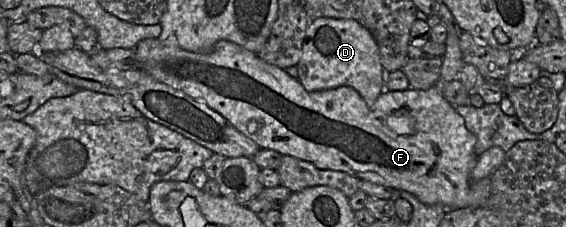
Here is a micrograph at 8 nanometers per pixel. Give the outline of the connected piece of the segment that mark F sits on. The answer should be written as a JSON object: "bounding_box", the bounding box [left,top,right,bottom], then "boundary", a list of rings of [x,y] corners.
{"bounding_box":[134,32,491,210],"boundary":[[[448,32],[445,45],[446,51],[442,57],[440,79],[435,86],[428,90],[416,90],[409,88],[404,91],[383,91],[376,99],[375,103],[370,107],[362,96],[355,89],[349,86],[340,86],[334,89],[308,92],[304,89],[298,79],[291,77],[284,69],[265,62],[260,59],[257,54],[227,40],[218,41],[212,49],[206,52],[190,52],[179,47],[167,47],[158,39],[150,38],[140,41],[134,50],[142,70],[156,80],[169,85],[174,89],[181,90],[197,101],[204,102],[209,108],[228,120],[236,129],[248,138],[252,139],[260,148],[275,150],[283,156],[293,156],[300,160],[310,162],[319,169],[342,171],[359,178],[360,180],[410,192],[417,197],[419,201],[426,205],[441,205],[449,210],[467,207],[483,207],[483,204],[489,199],[491,194],[491,176],[482,178],[478,181],[471,180],[470,173],[478,160],[478,155],[475,153],[477,138],[466,128],[464,118],[442,94],[442,89],[446,83],[459,79],[459,74],[465,64],[460,49],[460,33]]]}

